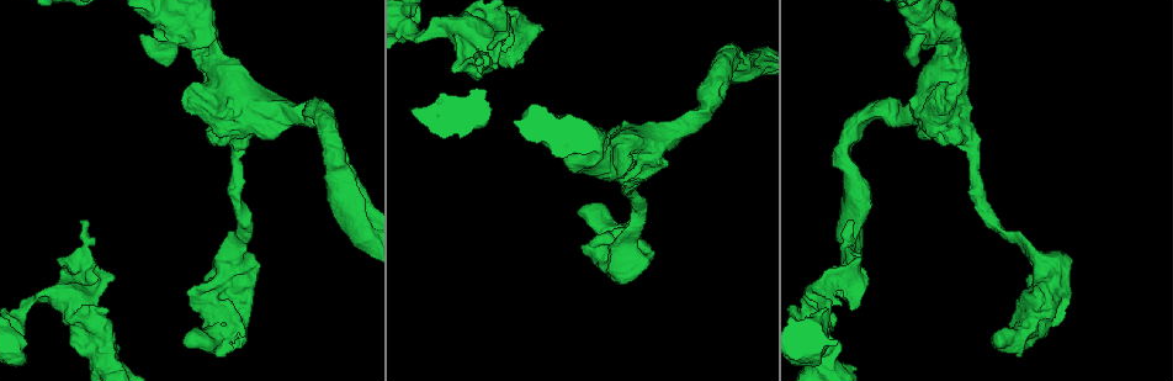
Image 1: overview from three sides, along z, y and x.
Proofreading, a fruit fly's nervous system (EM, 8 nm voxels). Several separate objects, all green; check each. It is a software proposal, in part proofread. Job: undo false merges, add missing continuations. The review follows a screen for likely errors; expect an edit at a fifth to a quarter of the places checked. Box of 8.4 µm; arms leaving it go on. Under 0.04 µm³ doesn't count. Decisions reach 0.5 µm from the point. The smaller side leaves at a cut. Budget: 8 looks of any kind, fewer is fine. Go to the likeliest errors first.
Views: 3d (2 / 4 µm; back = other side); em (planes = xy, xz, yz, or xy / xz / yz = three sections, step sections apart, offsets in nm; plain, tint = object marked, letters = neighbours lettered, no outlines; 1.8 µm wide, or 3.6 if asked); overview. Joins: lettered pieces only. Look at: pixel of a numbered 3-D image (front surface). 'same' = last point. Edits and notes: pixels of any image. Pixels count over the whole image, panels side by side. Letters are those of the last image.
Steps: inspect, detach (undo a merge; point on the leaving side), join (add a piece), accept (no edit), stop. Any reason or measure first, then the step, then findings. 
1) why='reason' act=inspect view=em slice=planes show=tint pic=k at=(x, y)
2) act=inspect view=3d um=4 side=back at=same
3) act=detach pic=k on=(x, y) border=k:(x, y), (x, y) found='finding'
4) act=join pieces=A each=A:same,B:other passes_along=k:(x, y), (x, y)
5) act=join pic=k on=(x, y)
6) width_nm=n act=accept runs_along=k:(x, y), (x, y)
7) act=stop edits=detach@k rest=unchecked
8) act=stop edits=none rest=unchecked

act=inspect view=em slice=xz step=16 show=plain pic=1 at=(240, 329)

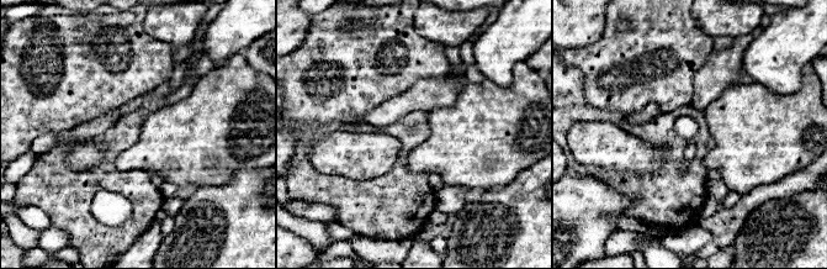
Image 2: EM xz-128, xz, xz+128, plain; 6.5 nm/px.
act=inspect view=em slice=xz step=16 show=letters at=same

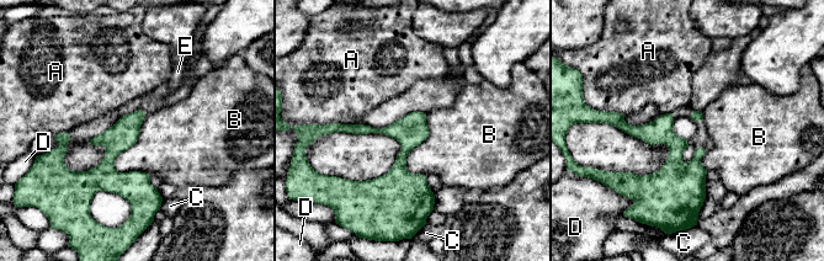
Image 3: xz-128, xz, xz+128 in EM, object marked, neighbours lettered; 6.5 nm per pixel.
act=accept each=A:other,B:other,C:other,D:other,E:other border=3:(145, 113), (118, 172) found='no lettered piece goes on from it'

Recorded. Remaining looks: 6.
why='free end' act=inspect view=3d um=2 pic=1 at=(141, 36)

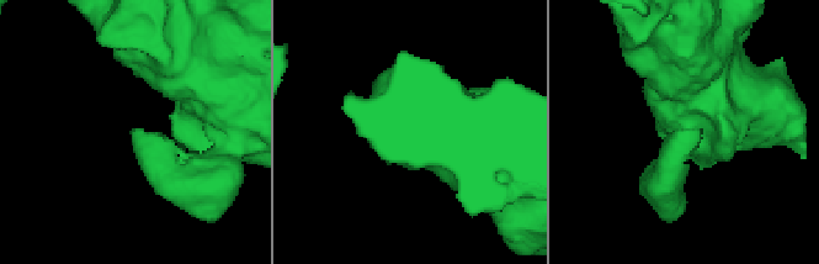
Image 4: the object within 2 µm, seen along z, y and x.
why='now the EM' act=inspect view=em slice=yz step=4 show=letters pic=4 at=(139, 133)

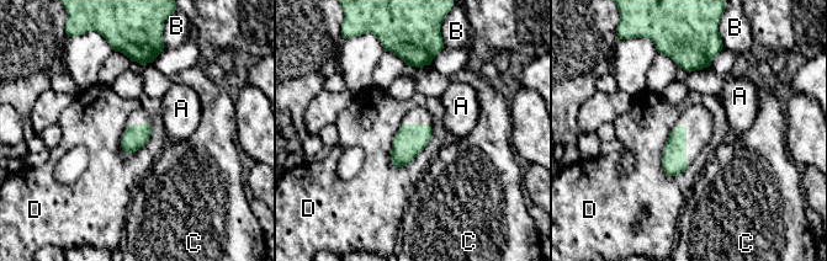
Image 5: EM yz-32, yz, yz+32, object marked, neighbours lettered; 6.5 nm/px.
act=accept each=A:other,B:other,C:other,D:other border=5:(431, 126), (422, 150), (391, 164) found='no lettered piece goes on from it'

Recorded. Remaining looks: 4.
why='calibre changes' act=inspect view=em slice=planes show=letters pic=1 at=(823, 303)

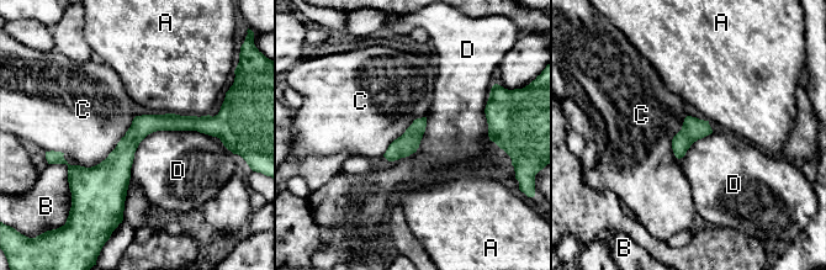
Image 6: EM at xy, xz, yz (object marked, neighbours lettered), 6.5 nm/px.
width_nm=140 act=accept each=A:other,B:other,C:other,D:other runs_along=6:(211, 130), (148, 123), (102, 173), (72, 169) found='continuous, no second cell'

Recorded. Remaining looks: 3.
why='an open end' act=inspect view=em slice=planes show=letters pic=1 at=(477, 65)

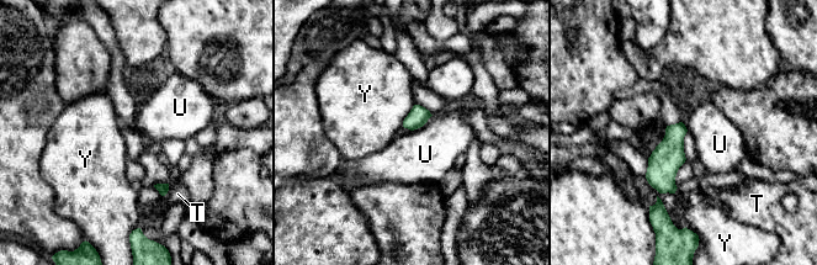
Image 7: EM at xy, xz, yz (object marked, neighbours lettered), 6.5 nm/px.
width_nm=130 act=accept each=T:other,U:other,Y:other border=7:(433, 115), (422, 126), (412, 131) found='none of them fits'

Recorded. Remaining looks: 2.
act=stop edits=none rest=unchecked

